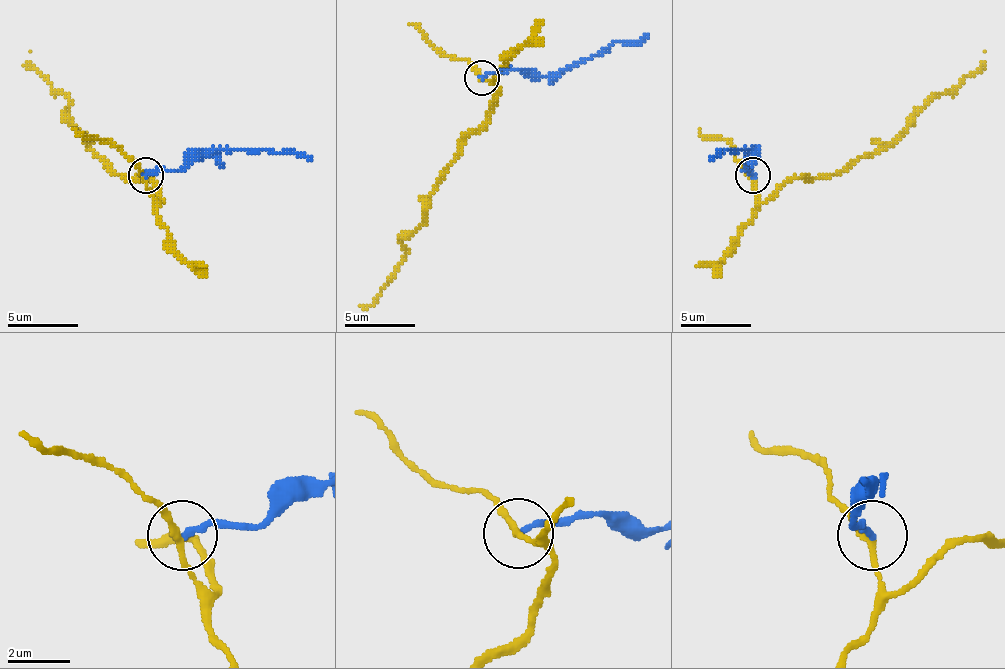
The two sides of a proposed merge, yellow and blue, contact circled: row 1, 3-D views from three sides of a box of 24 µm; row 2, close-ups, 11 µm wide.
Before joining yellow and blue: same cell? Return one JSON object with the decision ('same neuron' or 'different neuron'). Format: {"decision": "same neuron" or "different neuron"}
{"decision": "different neuron"}

